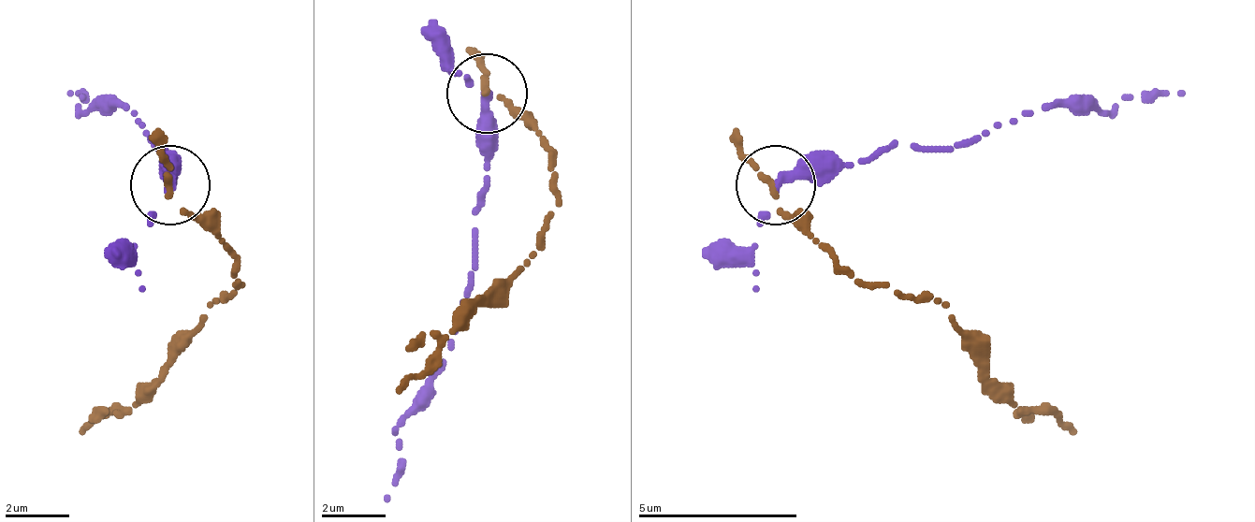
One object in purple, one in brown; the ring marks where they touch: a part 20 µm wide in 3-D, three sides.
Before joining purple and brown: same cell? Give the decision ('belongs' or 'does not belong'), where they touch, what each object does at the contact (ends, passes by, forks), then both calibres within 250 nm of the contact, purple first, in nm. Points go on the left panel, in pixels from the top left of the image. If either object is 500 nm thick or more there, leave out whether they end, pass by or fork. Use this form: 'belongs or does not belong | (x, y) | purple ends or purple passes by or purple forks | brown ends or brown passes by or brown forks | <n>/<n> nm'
does not belong | (169, 184) | purple passes by | brown passes by | 240/170 nm

